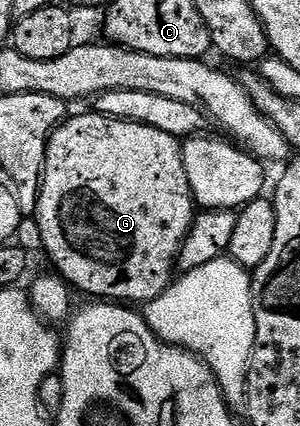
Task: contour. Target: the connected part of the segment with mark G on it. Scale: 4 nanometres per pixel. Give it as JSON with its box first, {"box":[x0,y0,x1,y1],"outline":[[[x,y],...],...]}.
{"box":[35,112,195,304],"outline":[[[90,112],[66,117],[65,121],[53,131],[49,138],[49,147],[45,153],[45,168],[41,172],[41,191],[37,197],[35,221],[41,246],[47,257],[53,261],[52,269],[63,281],[69,283],[74,291],[82,290],[90,294],[93,300],[112,300],[117,304],[144,304],[155,300],[174,281],[177,253],[191,228],[195,217],[195,201],[188,183],[187,172],[184,171],[184,160],[181,155],[182,143],[178,139],[167,136],[167,132],[159,132],[159,128],[151,128],[138,122],[124,122],[118,118],[109,118],[105,114]]]}

